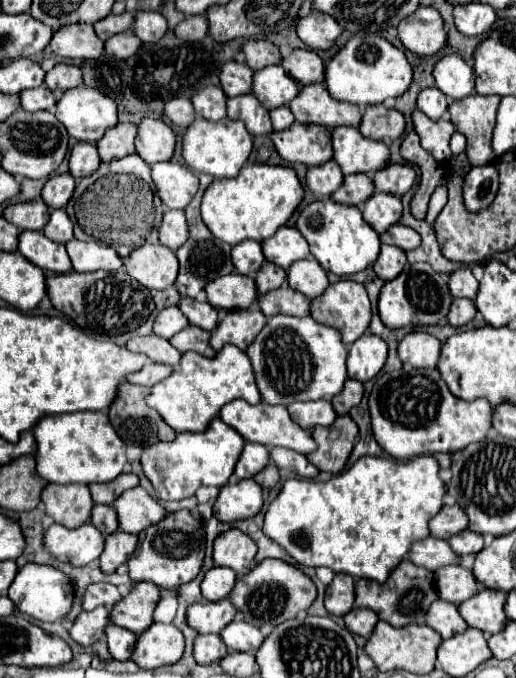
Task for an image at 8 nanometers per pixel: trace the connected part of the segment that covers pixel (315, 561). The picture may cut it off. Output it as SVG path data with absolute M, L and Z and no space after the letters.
M364 456L328 482L286 480L278 498L268 506L264 534L278 542L302 566L328 566L338 574L370 578L384 584L394 568L408 556L412 544L430 536L428 522L442 510L442 498L446 494L446 484L440 480L438 470L440 466L434 456L418 456L406 462Z

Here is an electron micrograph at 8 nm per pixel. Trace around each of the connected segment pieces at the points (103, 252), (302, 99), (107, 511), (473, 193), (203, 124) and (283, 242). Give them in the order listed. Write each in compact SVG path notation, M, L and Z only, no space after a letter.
M74 238L66 244L66 250L76 272L116 272L124 268L124 260L118 256L118 252L112 246L104 246L100 242L80 242Z
M312 84L308 88L300 86L300 92L292 104L288 104L296 122L300 124L320 124L326 128L352 126L360 128L362 110L354 104L344 104L334 100L324 84Z
M96 504L92 510L92 524L104 534L114 534L118 530L118 516L112 510L112 506L100 506Z
M492 164L474 166L464 176L464 204L470 212L486 210L498 192L498 172Z
M196 118L184 138L182 138L182 156L186 164L194 172L204 172L214 178L236 178L242 170L242 166L248 162L252 154L252 136L244 128L242 120L220 120L220 122L208 122L204 118Z
M280 228L280 232L276 232L276 236L264 240L262 244L264 256L268 262L288 270L292 266L292 262L308 258L310 256L310 248L308 242L304 240L302 232L298 228Z

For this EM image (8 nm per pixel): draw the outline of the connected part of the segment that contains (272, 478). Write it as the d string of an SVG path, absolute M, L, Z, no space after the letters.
M268 464L268 468L264 468L264 472L256 474L256 482L264 488L264 490L272 490L278 484L278 468L274 464Z

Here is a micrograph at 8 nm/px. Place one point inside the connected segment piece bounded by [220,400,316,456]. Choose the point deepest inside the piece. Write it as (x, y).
(272, 426)

